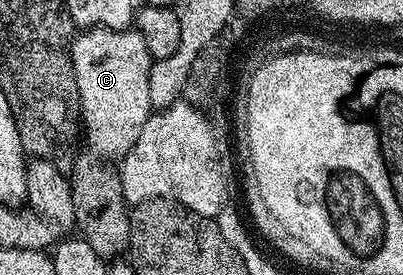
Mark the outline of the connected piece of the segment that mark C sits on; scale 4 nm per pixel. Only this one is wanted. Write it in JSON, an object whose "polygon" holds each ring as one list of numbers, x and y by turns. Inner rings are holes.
{"polygon":[[88,27,72,38,72,66,74,79,78,83,82,137,88,140,87,148,101,159,122,159,138,143,142,127,154,110,150,103,150,71,152,56,148,54,146,39,134,27,126,29,102,29]]}

